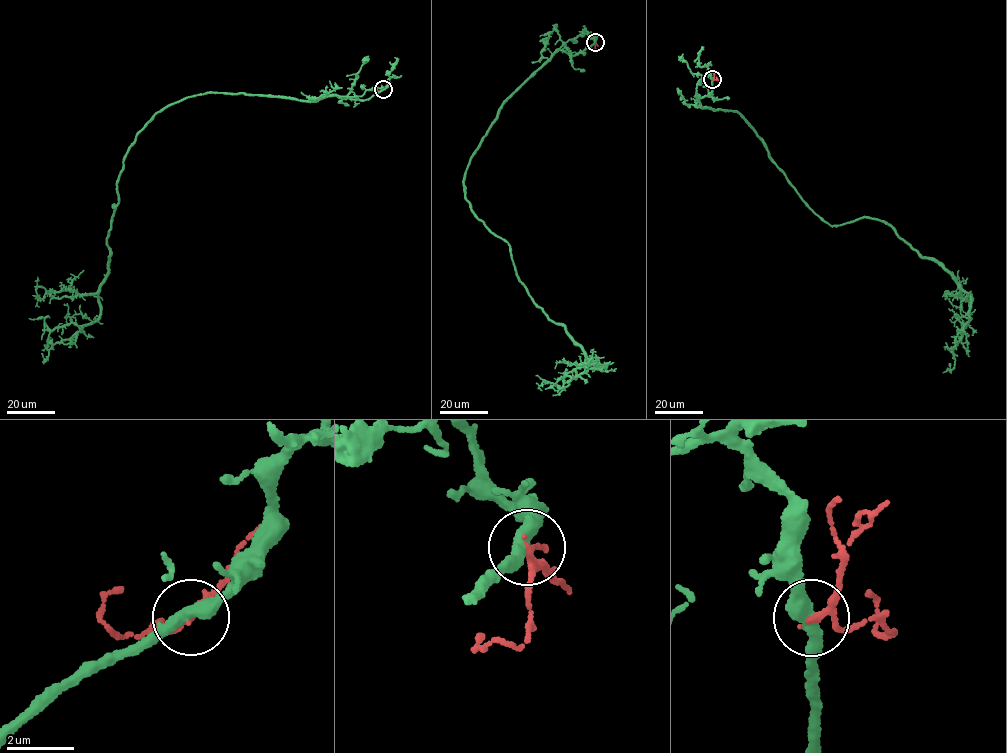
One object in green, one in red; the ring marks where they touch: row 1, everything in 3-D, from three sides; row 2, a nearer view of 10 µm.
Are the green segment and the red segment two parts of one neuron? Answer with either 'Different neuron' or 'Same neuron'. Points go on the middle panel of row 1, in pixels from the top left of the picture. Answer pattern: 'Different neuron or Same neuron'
Different neuron

